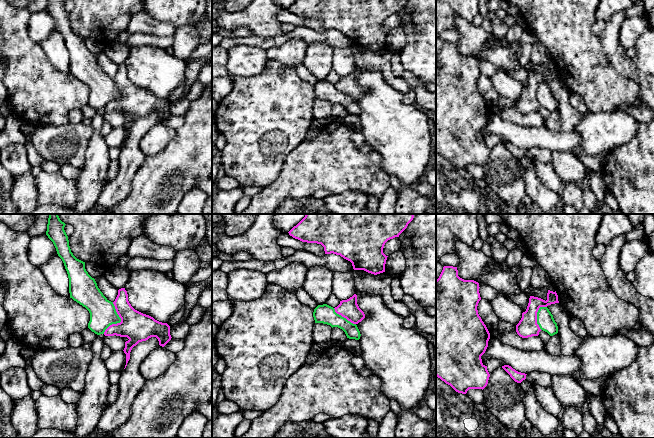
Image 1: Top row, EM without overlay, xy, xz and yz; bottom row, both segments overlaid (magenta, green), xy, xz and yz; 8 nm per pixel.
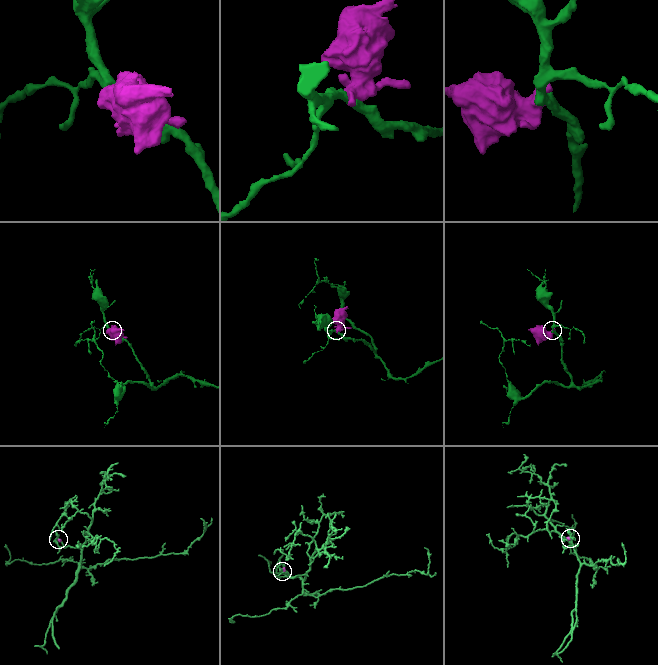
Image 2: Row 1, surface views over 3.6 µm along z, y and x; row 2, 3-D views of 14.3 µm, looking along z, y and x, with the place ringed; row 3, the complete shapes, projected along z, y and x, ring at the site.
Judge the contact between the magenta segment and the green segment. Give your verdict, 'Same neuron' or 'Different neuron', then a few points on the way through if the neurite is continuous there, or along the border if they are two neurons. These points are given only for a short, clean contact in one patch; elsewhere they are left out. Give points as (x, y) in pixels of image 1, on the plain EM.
Different neuron. Boundary: xy (113, 78), (120, 97), (112, 99), (103, 109)

